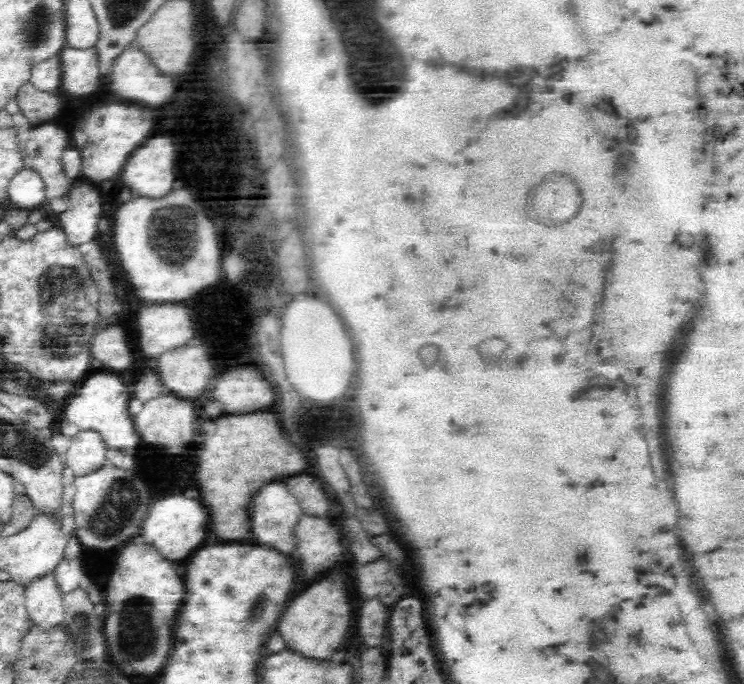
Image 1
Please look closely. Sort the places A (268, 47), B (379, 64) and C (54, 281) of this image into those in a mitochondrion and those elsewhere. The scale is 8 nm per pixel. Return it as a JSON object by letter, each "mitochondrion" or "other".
{"A":"mitochondrion","B":"mitochondrion","C":"mitochondrion"}

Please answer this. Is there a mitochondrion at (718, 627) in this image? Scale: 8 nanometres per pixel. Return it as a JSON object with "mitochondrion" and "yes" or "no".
{"mitochondrion":"no"}

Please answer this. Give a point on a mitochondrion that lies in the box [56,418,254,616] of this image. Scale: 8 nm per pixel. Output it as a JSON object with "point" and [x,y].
{"point":[111,515]}

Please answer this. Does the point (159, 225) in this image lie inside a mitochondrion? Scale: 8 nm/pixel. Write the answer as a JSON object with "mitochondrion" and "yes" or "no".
{"mitochondrion":"yes"}

